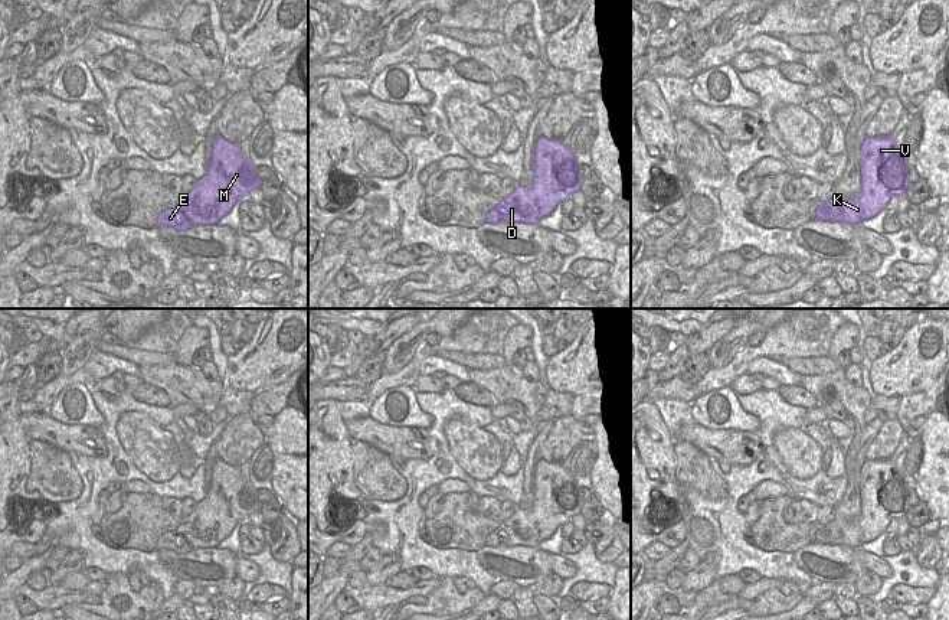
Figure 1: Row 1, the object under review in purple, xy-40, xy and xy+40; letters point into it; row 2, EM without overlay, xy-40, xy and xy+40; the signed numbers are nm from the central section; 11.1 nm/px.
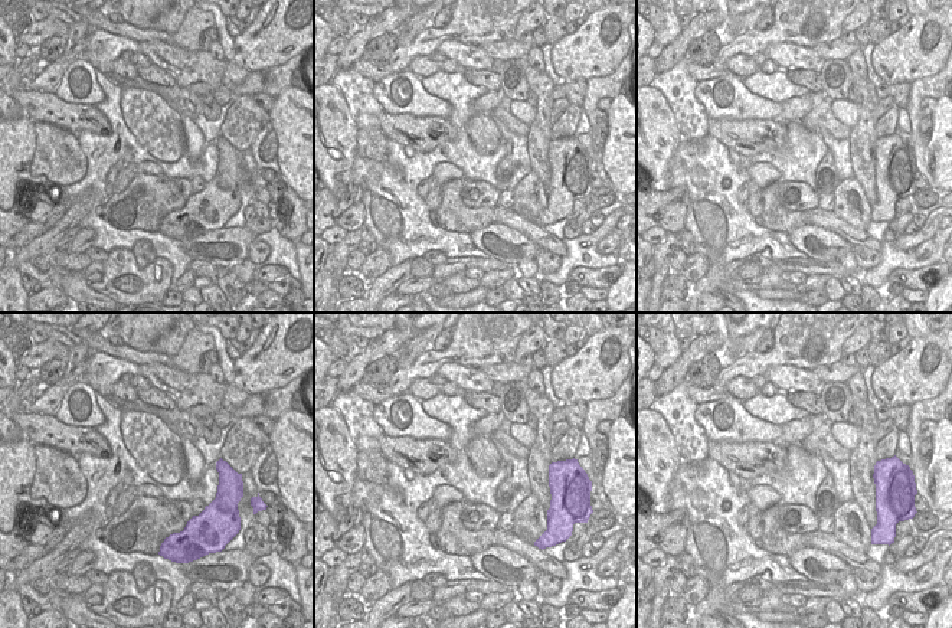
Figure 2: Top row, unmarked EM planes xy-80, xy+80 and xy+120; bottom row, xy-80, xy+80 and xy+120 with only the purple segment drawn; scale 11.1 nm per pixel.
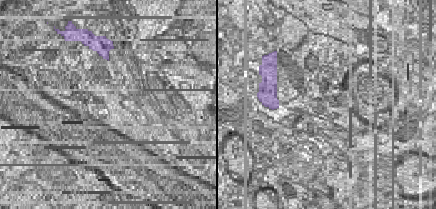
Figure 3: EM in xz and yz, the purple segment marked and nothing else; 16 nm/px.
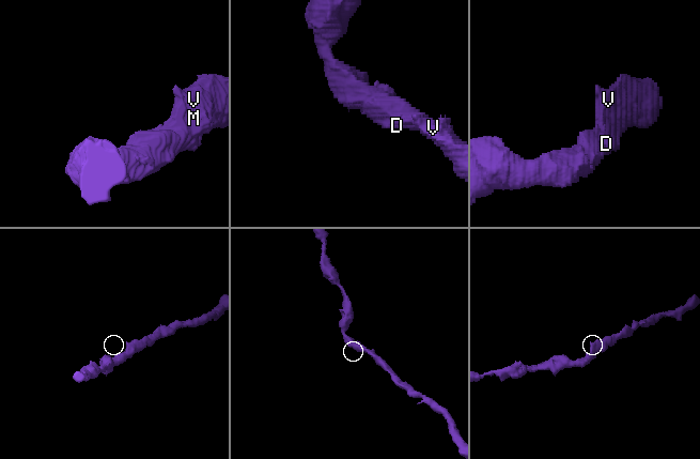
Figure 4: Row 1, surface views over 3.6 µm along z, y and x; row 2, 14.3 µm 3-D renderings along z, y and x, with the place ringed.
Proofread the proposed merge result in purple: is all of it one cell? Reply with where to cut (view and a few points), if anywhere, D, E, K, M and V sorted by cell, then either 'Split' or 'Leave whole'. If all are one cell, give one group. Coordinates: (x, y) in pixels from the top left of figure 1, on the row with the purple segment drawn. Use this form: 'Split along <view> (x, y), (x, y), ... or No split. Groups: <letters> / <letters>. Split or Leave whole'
No split. Groups: D E K M V. Leave whole.

